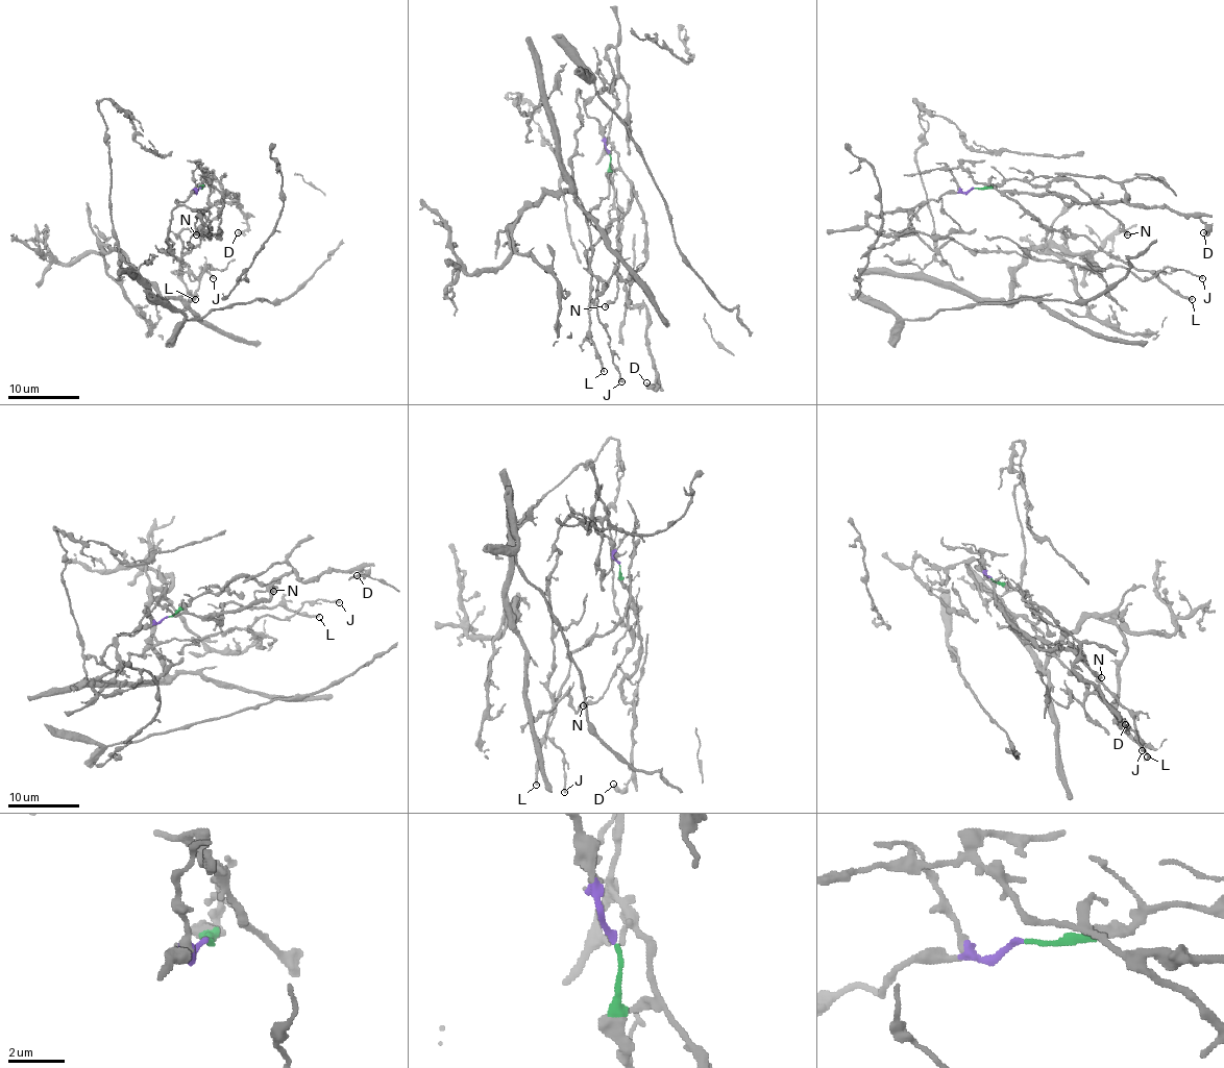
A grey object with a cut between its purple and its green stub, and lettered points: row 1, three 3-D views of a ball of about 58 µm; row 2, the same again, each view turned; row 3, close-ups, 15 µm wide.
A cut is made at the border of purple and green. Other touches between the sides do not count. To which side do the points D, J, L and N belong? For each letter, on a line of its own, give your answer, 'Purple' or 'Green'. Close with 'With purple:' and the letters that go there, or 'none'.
D: Purple
J: Purple
L: Purple
N: Green
With purple: D, J, L

